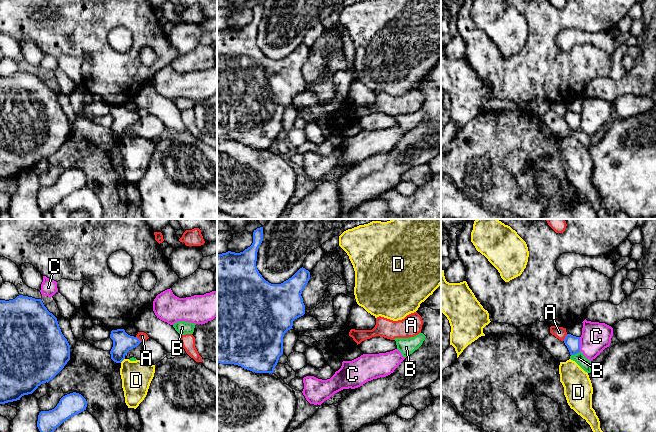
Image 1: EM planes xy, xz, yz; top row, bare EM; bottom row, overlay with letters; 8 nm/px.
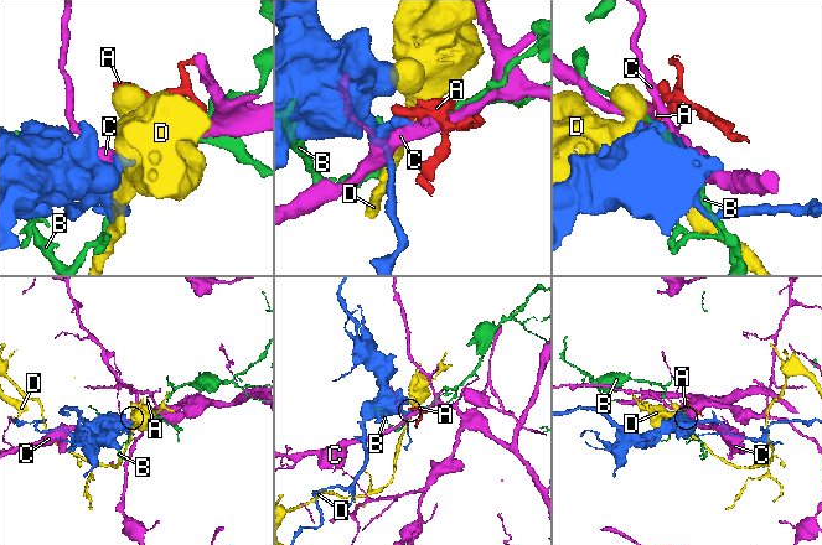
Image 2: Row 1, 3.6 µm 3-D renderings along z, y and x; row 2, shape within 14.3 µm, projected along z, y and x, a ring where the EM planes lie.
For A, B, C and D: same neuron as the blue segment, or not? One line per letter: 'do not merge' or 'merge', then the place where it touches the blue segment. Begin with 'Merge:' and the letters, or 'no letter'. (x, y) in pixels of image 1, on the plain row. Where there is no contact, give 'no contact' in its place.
Merge: no letter
A: do not merge; contact yz (565, 113)
B: do not merge; contact yz (575, 129)
C: do not merge; contact yz (579, 120)
D: do not merge; contact xy (122, 136)

